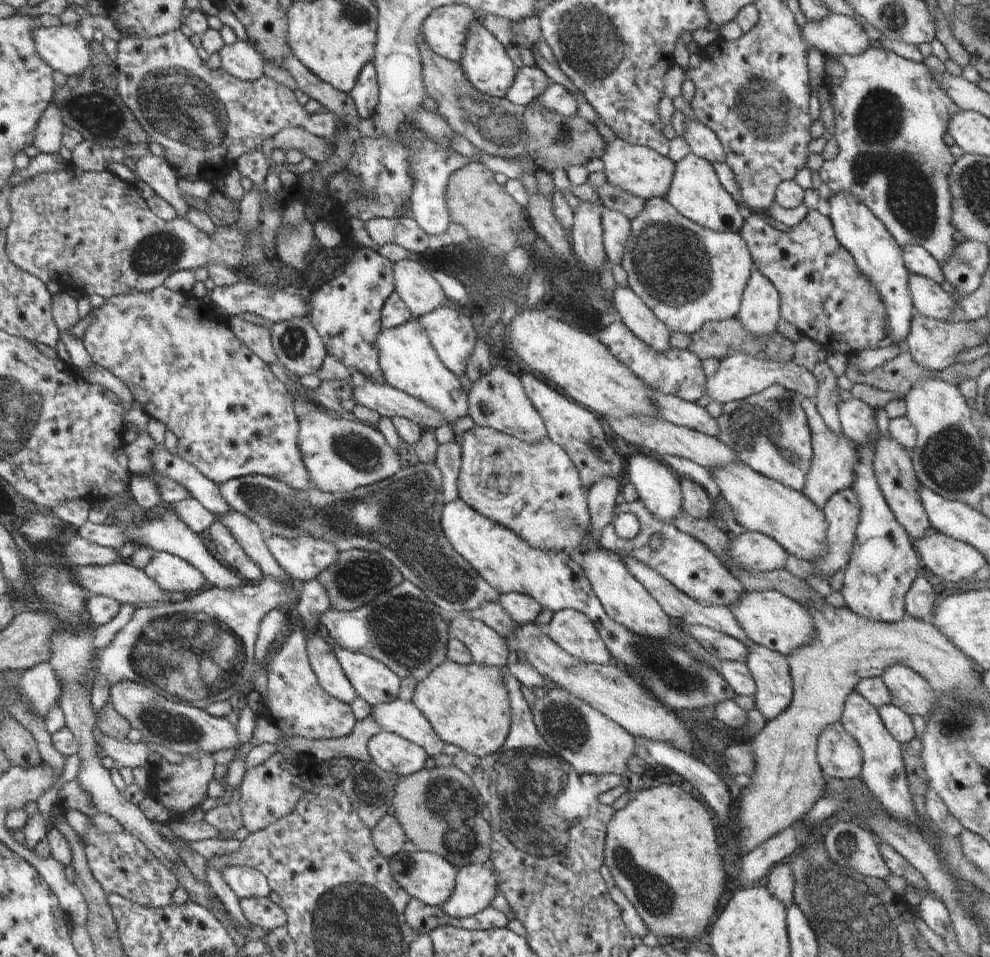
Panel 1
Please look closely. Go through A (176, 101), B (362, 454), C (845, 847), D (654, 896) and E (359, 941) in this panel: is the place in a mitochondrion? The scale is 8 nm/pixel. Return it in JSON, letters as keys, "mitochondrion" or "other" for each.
{"A":"mitochondrion","B":"mitochondrion","C":"mitochondrion","D":"mitochondrion","E":"mitochondrion"}

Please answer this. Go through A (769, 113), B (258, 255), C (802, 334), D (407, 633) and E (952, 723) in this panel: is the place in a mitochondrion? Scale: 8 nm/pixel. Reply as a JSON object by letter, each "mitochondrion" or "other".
{"A":"mitochondrion","B":"mitochondrion","C":"other","D":"mitochondrion","E":"mitochondrion"}

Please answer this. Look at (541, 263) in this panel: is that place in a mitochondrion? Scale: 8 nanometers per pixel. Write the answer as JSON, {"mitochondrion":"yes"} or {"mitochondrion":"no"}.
{"mitochondrion":"no"}

